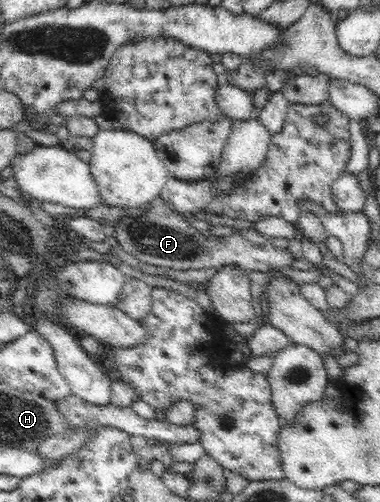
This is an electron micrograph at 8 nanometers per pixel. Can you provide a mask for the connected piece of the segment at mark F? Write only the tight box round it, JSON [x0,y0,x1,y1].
[114,196,294,272]

